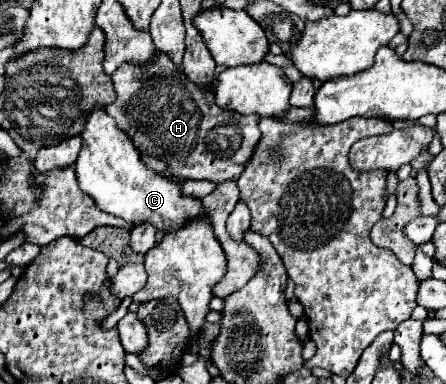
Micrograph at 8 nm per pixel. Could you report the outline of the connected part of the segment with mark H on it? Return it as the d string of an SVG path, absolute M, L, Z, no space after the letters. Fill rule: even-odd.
M124 63L116 73L112 75L116 99L106 105L106 113L114 117L116 125L130 137L134 147L150 155L164 165L170 167L172 177L176 179L210 179L214 183L240 177L248 157L252 155L252 145L256 145L256 139L260 139L258 121L256 115L240 115L232 109L222 109L216 105L214 97L214 85L196 85L186 77L184 71L176 71L176 75L156 75L156 69L150 67L146 73L140 71L138 63Z

